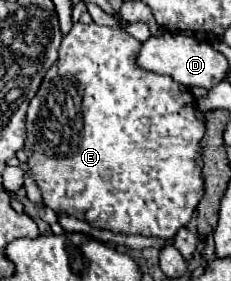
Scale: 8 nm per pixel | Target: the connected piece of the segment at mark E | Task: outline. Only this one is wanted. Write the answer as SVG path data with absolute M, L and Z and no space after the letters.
M75 23L73 29L69 31L69 35L63 37L57 63L53 63L53 67L47 71L37 95L29 103L25 153L29 157L29 161L27 161L29 173L43 195L45 207L51 207L55 213L83 219L95 229L109 229L113 233L123 233L123 235L145 235L145 237L169 239L169 237L175 237L175 233L191 221L191 217L203 197L201 139L205 135L205 123L195 117L195 97L193 97L191 89L181 87L167 75L153 75L151 71L141 71L133 63L133 59L137 57L139 45L141 43L137 39L133 39L129 33L125 33L123 29L101 27L97 23L91 23L91 25Z

